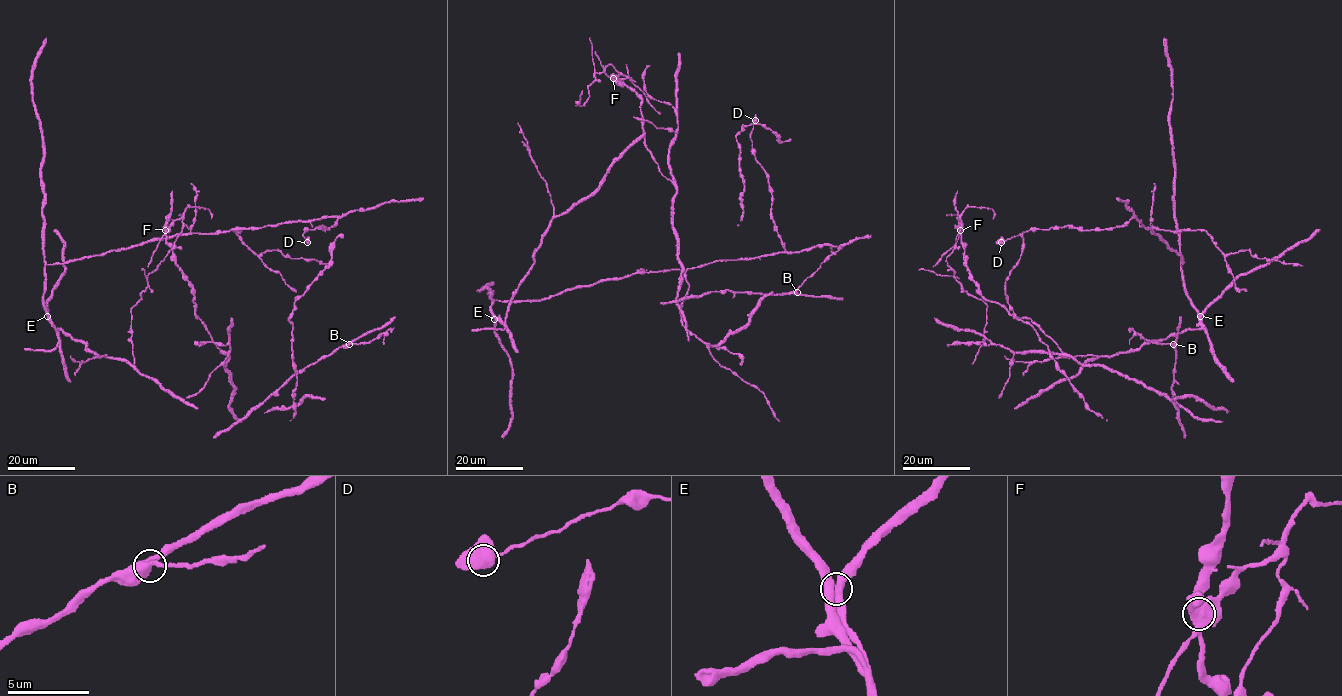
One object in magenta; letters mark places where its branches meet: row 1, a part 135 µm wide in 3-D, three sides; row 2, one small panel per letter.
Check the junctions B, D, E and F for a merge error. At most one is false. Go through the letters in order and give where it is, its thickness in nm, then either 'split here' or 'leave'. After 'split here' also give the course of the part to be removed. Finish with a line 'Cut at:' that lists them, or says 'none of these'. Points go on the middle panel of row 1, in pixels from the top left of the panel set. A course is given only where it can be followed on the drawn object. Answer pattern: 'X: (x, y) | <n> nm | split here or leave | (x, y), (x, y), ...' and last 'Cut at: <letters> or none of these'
B: (797, 292) | 440 nm | leave
D: (755, 120) | 500 nm | leave
E: (494, 319) | 500 nm | leave
F: (613, 78) | 700 nm | split here | (613, 78), (630, 79), (610, 65), (595, 73), (588, 99), (580, 105), (582, 90)
Cut at: F

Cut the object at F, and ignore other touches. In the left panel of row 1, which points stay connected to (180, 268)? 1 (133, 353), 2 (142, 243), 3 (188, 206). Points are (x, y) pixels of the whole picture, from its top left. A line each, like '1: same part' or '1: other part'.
1: other part
2: same part
3: other part

